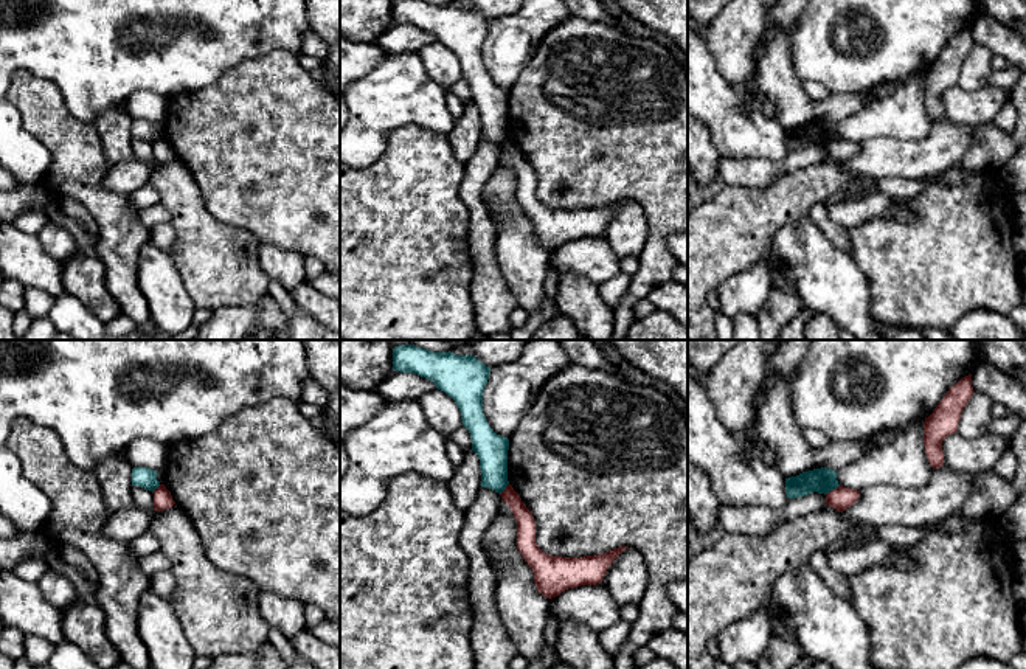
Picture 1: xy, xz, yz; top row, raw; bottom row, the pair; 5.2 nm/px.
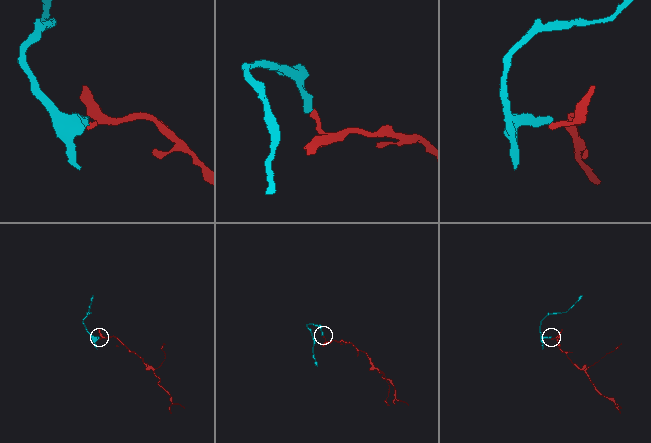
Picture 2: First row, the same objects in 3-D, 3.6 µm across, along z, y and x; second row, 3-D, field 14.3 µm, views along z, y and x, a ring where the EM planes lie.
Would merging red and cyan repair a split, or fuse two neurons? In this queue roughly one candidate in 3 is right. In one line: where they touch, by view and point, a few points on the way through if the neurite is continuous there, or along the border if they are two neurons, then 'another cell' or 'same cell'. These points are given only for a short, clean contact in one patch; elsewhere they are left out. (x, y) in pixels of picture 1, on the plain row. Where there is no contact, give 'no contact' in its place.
meets red in yz at (831, 143); border along yz (838, 137), (824, 146); another cell

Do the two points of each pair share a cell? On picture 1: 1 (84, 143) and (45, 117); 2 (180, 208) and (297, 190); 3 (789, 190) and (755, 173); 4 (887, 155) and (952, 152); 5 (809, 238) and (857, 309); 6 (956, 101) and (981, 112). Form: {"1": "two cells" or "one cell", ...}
{"1": "one cell", "2": "two cells", "3": "two cells", "4": "one cell", "5": "one cell", "6": "one cell"}

